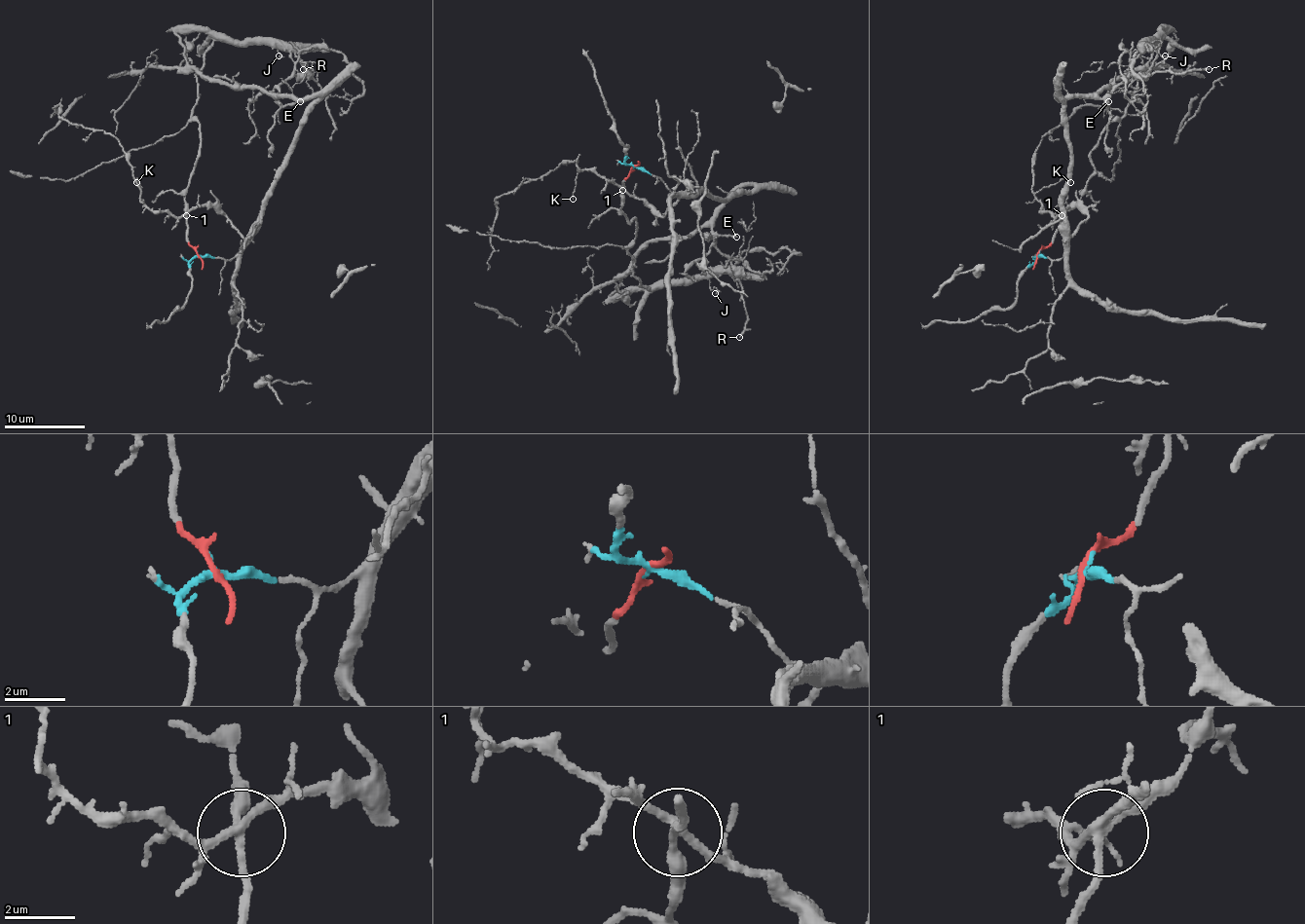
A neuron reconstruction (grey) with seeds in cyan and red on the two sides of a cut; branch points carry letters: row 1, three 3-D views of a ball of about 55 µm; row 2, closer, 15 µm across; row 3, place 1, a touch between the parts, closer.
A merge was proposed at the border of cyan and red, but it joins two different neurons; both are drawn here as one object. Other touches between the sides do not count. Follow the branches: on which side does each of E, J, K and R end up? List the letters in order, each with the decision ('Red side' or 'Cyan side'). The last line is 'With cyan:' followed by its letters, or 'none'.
E: Cyan side
J: Red side
K: Cyan side
R: Cyan side
With cyan: E, K, R

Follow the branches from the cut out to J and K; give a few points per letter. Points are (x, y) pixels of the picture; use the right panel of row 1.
J: (1038, 254), (1081, 198), (1095, 169), (1093, 147), (1123, 115), (1158, 48), (1149, 40), (1166, 56)
K: (1038, 254), (1061, 258), (1068, 237), (1087, 218), (1070, 205), (1055, 216), (1036, 200), (1040, 190), (1070, 181)

